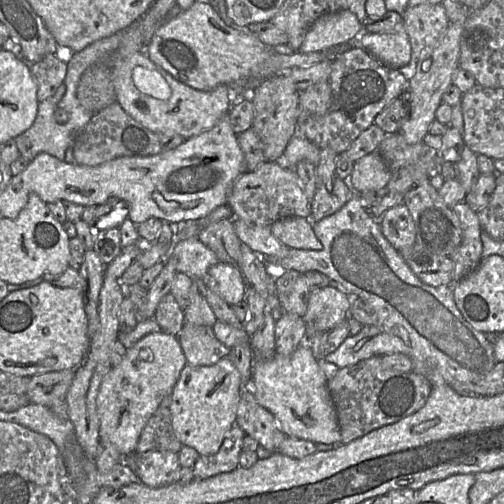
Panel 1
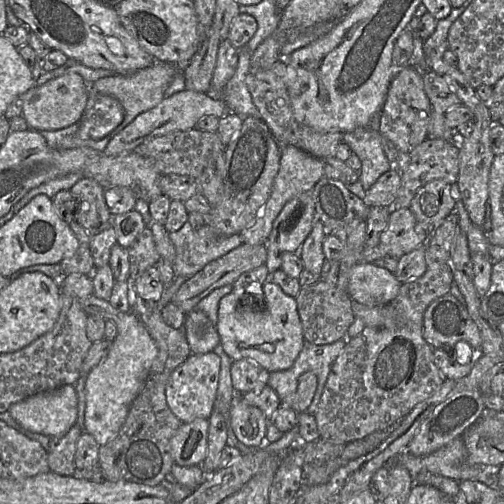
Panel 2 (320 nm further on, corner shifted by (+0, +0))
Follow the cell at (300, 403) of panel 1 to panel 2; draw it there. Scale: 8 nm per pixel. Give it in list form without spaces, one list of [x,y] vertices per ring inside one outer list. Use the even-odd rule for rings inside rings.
[[[270,279],[263,285],[263,301],[245,298],[243,292],[234,290],[219,303],[216,329],[224,351],[232,361],[248,359],[268,372],[291,368],[305,342],[296,298],[284,293]]]

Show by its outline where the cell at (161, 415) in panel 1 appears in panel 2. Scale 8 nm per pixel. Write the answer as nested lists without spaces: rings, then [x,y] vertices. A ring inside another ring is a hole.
[[[130,291],[129,305],[154,340],[158,355],[150,368],[144,387],[132,402],[119,433],[99,448],[99,465],[105,471],[107,481],[128,481],[156,486],[170,474],[174,465],[170,440],[182,424],[167,404],[166,385],[172,372],[186,361],[191,351],[183,330],[175,329],[164,322],[156,302],[145,301]]]

